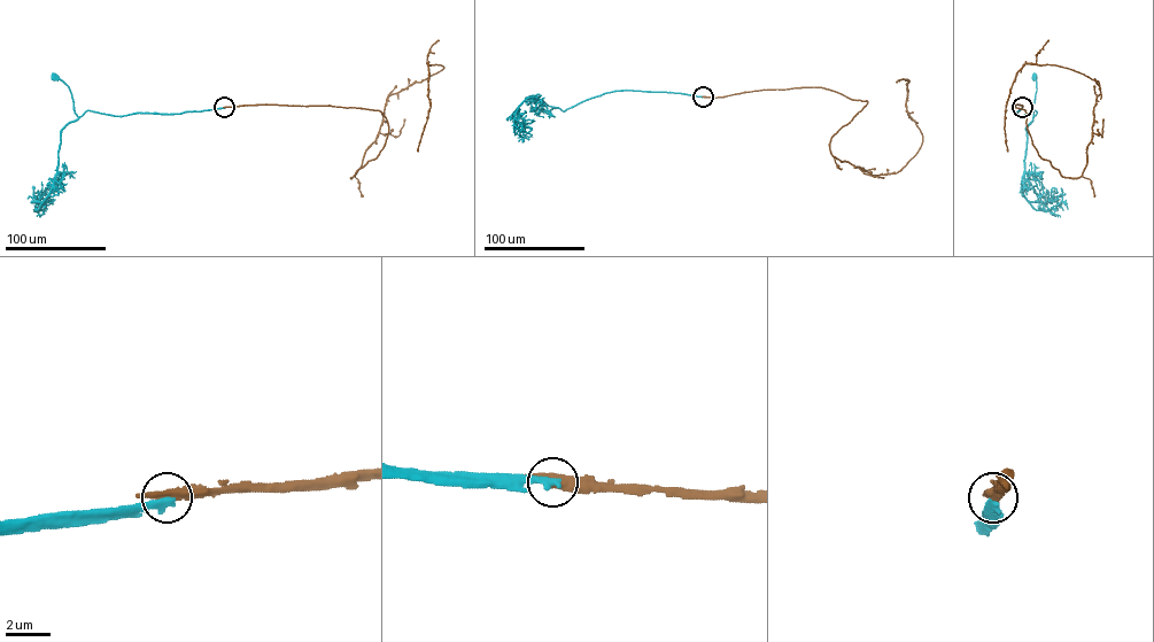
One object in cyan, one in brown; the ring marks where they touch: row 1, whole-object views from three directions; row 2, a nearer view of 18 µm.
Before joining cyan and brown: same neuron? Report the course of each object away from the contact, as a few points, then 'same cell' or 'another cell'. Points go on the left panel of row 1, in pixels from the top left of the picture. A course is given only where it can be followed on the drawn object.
cyan via (224, 107), (123, 116), (86, 110), (78, 117), (69, 87), (54, 77) | brown via (224, 107), (379, 110), (385, 145), (351, 178), (386, 99), (441, 64), (427, 63), (417, 152) | another cell

